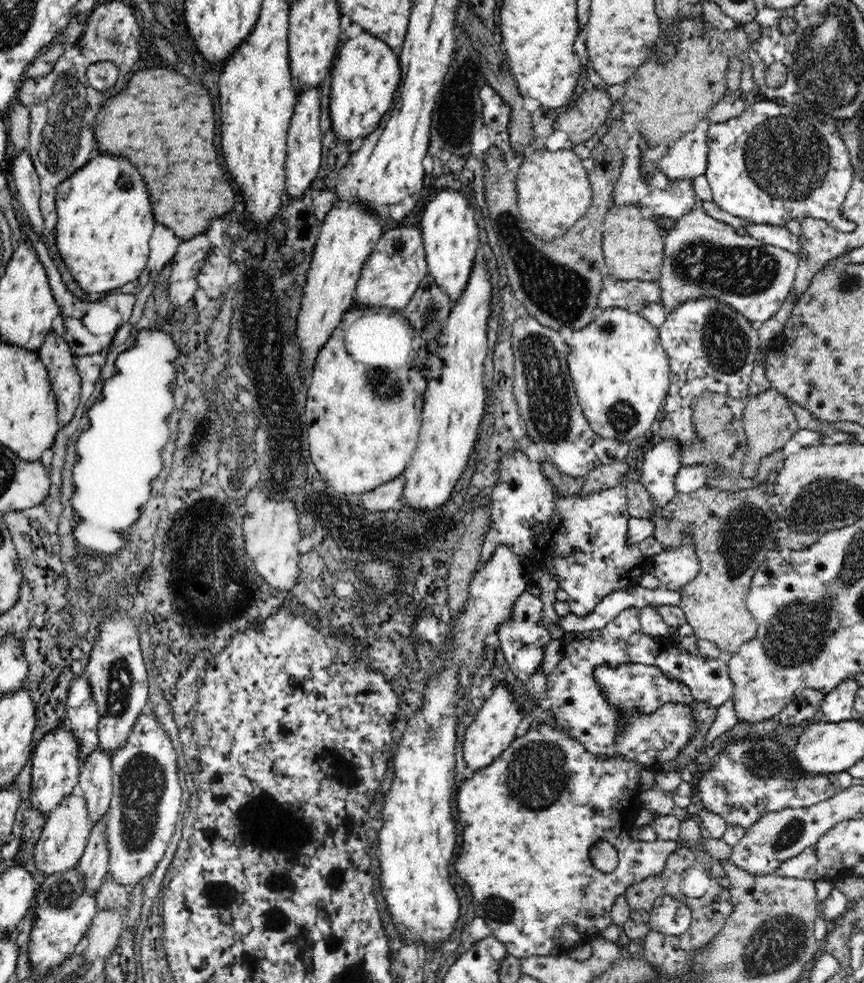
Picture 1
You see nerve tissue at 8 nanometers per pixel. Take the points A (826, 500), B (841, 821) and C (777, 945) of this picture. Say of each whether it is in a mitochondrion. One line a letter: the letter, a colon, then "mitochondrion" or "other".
A: mitochondrion
B: other
C: mitochondrion

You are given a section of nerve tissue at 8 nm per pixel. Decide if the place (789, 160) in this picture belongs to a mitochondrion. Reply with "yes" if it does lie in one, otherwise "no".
yes

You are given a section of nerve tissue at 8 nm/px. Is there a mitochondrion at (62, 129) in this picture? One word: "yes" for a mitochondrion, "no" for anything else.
yes

